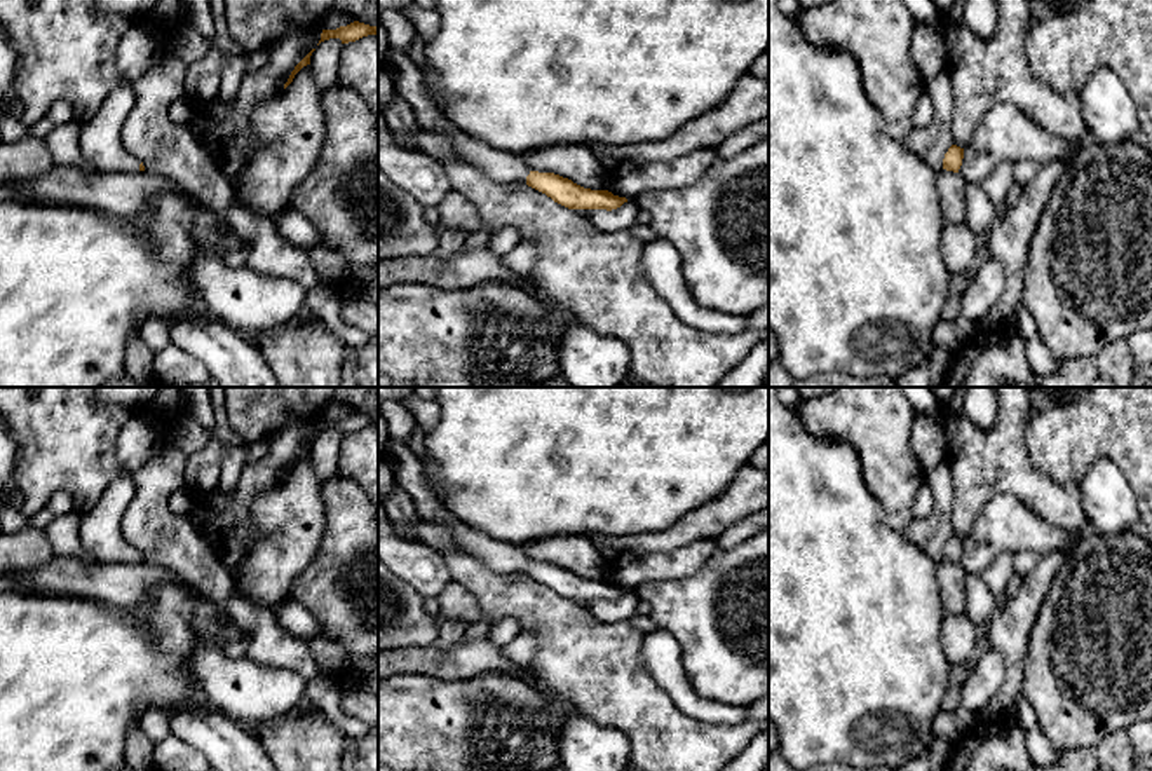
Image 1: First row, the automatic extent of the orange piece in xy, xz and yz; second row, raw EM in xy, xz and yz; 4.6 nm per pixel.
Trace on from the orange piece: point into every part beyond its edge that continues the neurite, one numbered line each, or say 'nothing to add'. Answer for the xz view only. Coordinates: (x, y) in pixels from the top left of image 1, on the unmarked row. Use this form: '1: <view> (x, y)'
1: xz (502, 557)

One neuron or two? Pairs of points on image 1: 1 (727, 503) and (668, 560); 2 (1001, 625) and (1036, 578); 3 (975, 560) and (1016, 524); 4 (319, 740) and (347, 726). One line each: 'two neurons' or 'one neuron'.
1: two neurons
2: one neuron
3: one neuron
4: two neurons

